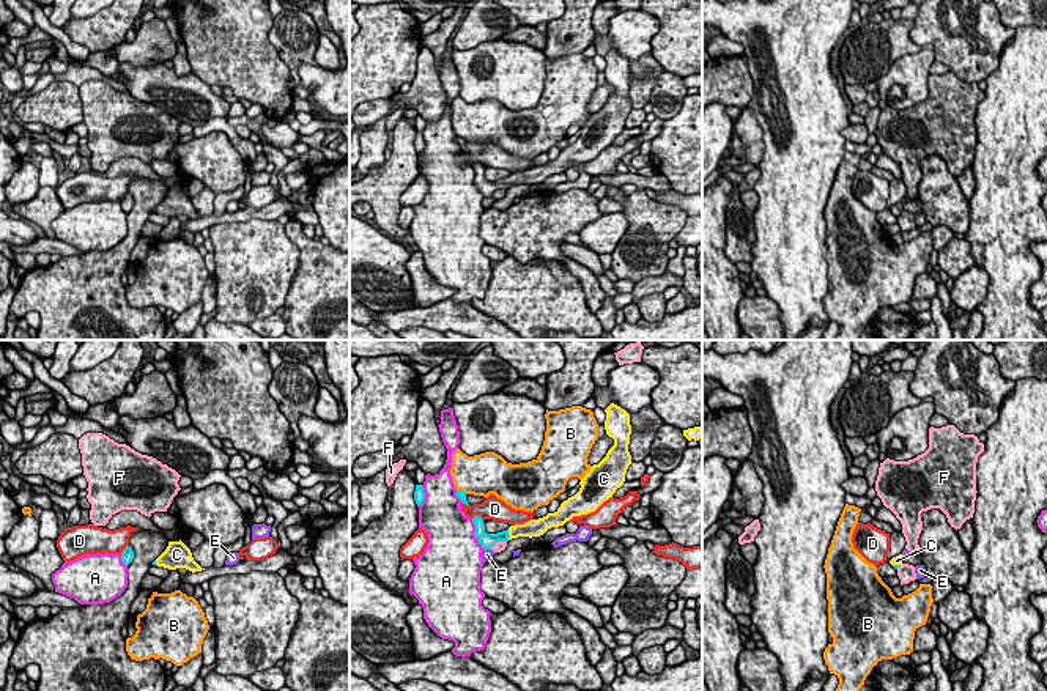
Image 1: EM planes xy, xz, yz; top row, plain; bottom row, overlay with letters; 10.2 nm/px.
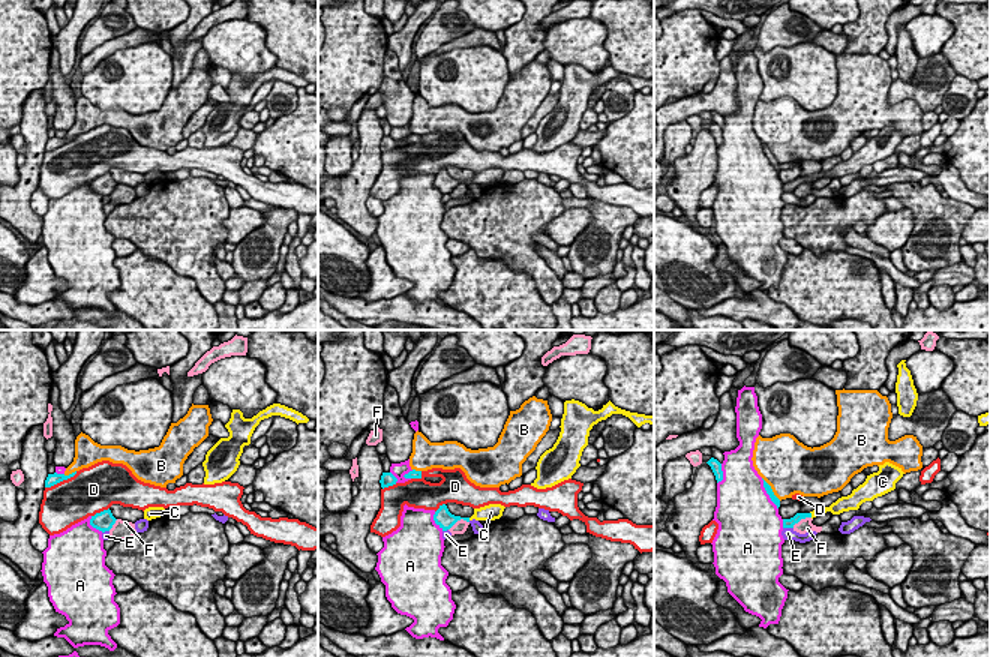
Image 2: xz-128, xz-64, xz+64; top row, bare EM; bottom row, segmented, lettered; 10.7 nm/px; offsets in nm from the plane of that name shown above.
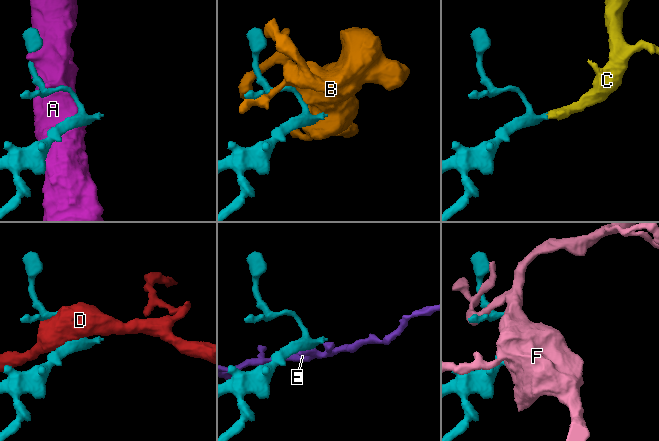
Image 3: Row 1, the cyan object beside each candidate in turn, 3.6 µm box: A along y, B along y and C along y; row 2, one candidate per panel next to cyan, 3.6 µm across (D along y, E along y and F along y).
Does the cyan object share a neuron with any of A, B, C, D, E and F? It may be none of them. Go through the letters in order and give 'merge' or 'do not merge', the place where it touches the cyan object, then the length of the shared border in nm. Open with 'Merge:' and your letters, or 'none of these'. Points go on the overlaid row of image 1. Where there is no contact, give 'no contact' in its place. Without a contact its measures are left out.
Merge: C
A: do not merge; contact xz (474, 534); length 340 nm
B: do not merge; contact xz (460, 490); length 120 nm
C: merge; contact xz (507, 534); length 110 nm
D: do not merge; contact xz (476, 515); length 130 nm
E: do not merge; contact xz (487, 548); length 80 nm
F: do not merge; contact xz (498, 540); length 190 nm

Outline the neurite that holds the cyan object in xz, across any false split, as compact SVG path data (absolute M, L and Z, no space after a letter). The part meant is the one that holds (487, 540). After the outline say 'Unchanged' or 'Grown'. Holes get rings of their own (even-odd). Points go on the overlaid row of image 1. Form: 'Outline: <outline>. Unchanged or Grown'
Outline: M611 403L606 409L605 430L614 439L614 445L606 456L590 467L581 479L579 491L564 501L554 513L543 518L531 519L524 524L510 526L498 534L487 534L483 519L474 515L475 538L483 549L491 549L498 541L509 541L518 537L540 537L551 527L564 526L573 516L581 516L595 512L605 501L612 497L617 488L625 482L625 474L631 464L628 452L631 425L630 414L620 406Z. Grown

